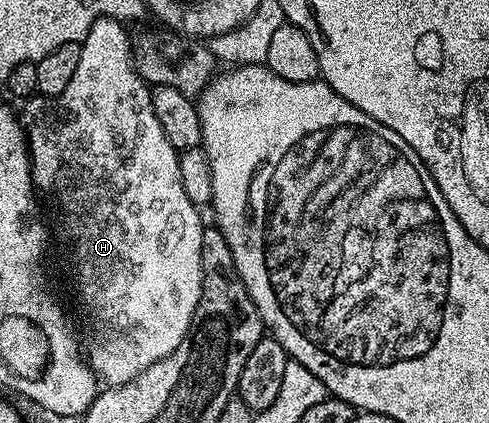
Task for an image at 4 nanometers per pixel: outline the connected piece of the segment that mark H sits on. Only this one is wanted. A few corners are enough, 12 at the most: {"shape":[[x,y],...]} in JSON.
{"shape":[[97,17],[21,122],[108,388],[169,357],[199,208]]}

